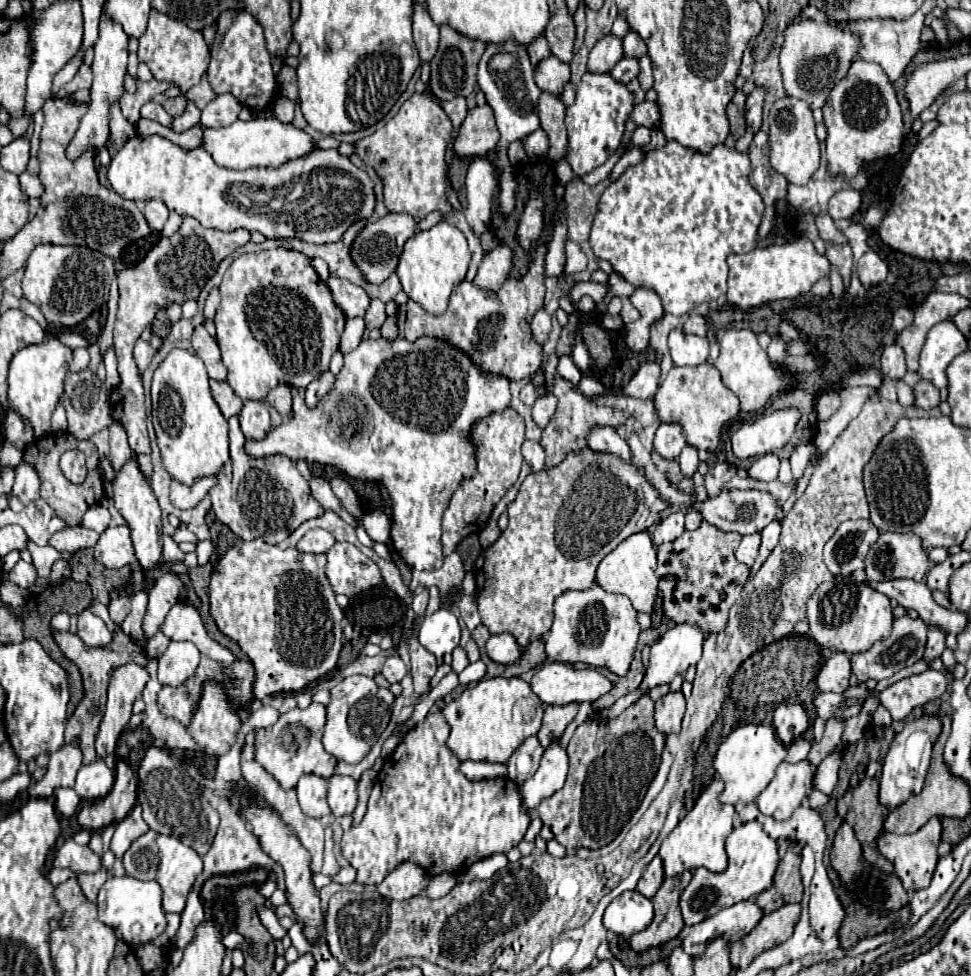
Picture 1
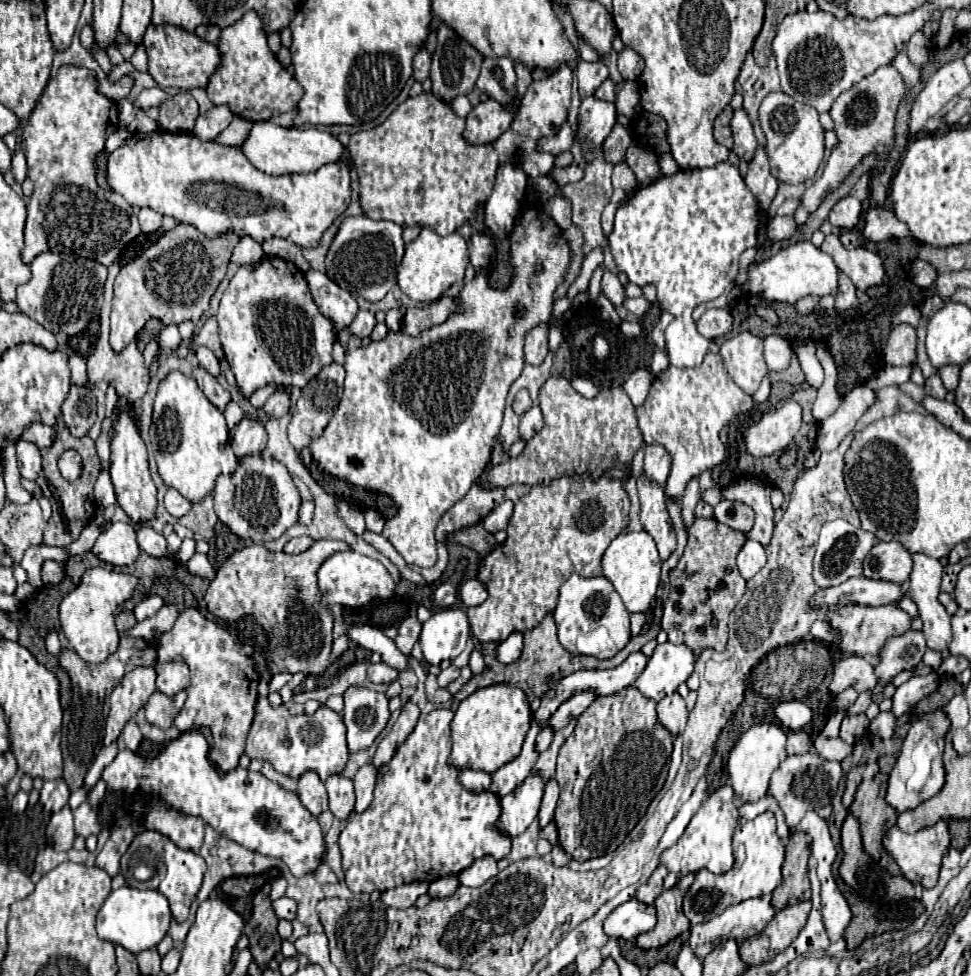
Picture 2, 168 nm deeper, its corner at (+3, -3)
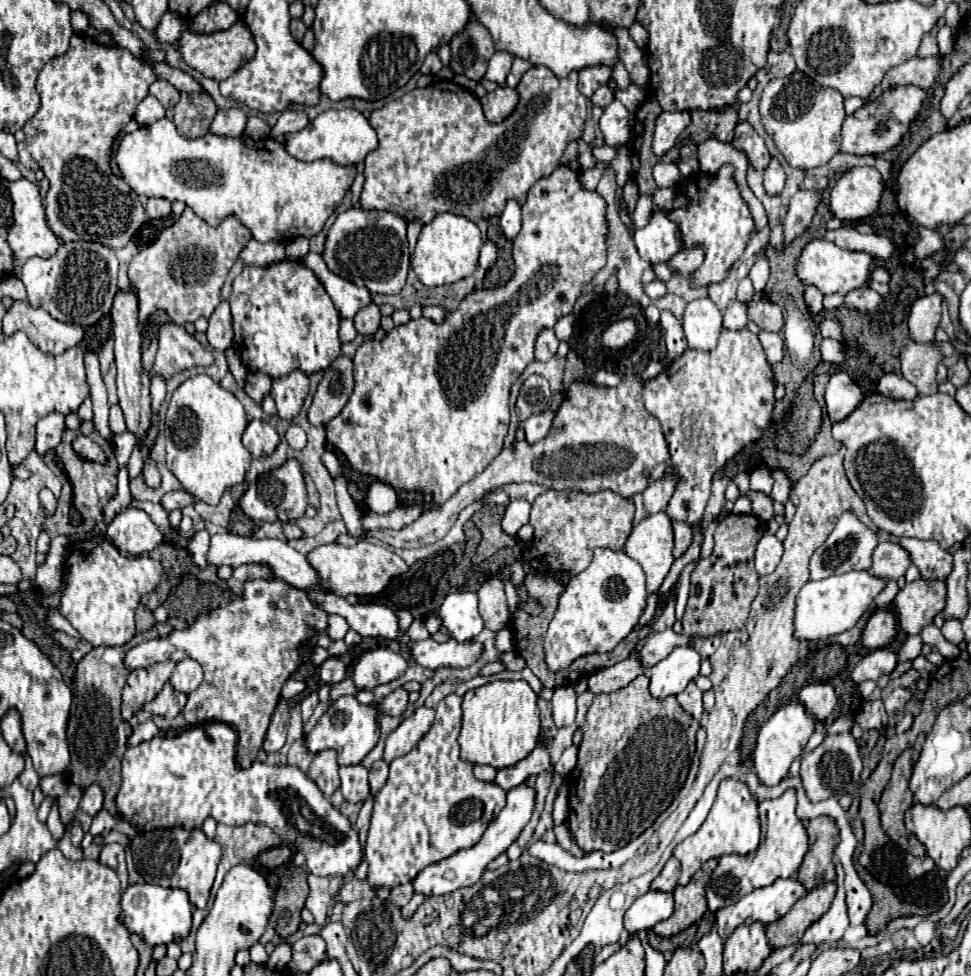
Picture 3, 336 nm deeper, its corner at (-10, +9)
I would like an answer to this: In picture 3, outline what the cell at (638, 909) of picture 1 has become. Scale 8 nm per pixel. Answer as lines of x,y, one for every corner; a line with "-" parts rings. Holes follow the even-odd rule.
650,890
644,896
636,898
634,904
624,914
624,928
632,934
638,930
650,930
660,920
666,920
672,916
674,900
668,892
656,892

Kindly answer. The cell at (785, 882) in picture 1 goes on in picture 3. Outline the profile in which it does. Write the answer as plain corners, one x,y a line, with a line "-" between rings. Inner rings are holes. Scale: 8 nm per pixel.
818,816
808,822
810,848
804,856
804,862
798,870
798,880
806,890
834,881
836,872
832,864
832,852
840,840
838,828
832,818

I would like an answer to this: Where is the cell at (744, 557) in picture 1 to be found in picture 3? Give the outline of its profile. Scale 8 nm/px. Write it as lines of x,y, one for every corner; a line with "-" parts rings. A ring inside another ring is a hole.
764,534
756,546
756,572
760,576
774,572
782,556
782,542
774,534

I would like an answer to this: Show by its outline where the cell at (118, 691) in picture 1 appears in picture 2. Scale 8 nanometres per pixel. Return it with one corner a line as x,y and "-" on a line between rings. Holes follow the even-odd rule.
135,668
129,672
111,694
111,712
105,724
105,744
111,744
123,732
123,726
149,700
155,688
155,668

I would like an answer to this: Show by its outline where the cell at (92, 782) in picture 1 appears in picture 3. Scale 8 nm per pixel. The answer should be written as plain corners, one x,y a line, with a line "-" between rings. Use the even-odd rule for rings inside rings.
204,722
200,726
190,727
176,738
156,736
148,742
126,748
122,760
122,786
116,796
120,816
140,832
174,826
200,828
208,816
228,826
248,822
264,824
284,842
294,844
298,852
304,852
306,866
312,874
346,876
348,872
354,872
360,862
362,848
358,842
358,832
350,826
348,818
342,816
316,788
316,784
296,766
268,766
256,762
250,768
240,768
236,762
236,743
237,735
230,726
220,722

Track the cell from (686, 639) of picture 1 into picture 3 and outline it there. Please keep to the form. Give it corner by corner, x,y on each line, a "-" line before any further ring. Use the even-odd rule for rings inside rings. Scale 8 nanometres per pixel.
678,646
648,670
650,694
664,698
682,692
700,672
700,654
694,646

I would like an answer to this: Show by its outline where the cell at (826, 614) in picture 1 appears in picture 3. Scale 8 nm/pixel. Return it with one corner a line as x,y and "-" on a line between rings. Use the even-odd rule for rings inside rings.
916,580
906,584
892,600
892,610
898,620
898,628
912,636
918,634
926,624
932,624
934,616
946,606
946,584

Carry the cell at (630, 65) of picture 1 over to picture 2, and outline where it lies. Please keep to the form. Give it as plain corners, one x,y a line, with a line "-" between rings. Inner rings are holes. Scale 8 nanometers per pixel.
607,78
607,80
595,90
595,98
599,98
599,100
607,100
607,102
613,102
613,100
615,100
615,82

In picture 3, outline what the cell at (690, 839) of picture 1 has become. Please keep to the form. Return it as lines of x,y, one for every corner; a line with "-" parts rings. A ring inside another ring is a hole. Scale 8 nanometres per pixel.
726,778
720,782
718,796
716,796
712,810
710,810
708,818
704,820
704,824
692,836
688,836
674,848
674,856
682,864
682,876
680,876
682,886
686,886
690,882
690,878
694,876
694,872
698,872
700,866
710,858
720,858
724,854
744,856
758,848
760,820
758,820
756,808
758,808
758,802
754,800
752,792
748,790
748,786
744,782
734,780
734,778

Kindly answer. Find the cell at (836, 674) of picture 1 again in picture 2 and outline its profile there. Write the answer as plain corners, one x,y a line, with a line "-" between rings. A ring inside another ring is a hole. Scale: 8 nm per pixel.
849,656
843,658
835,664
835,672
833,672
833,682
829,686
831,694
841,694
845,688
855,686
857,692
865,692
867,688
875,688
877,686
877,674
873,664
867,664
867,658
863,656

